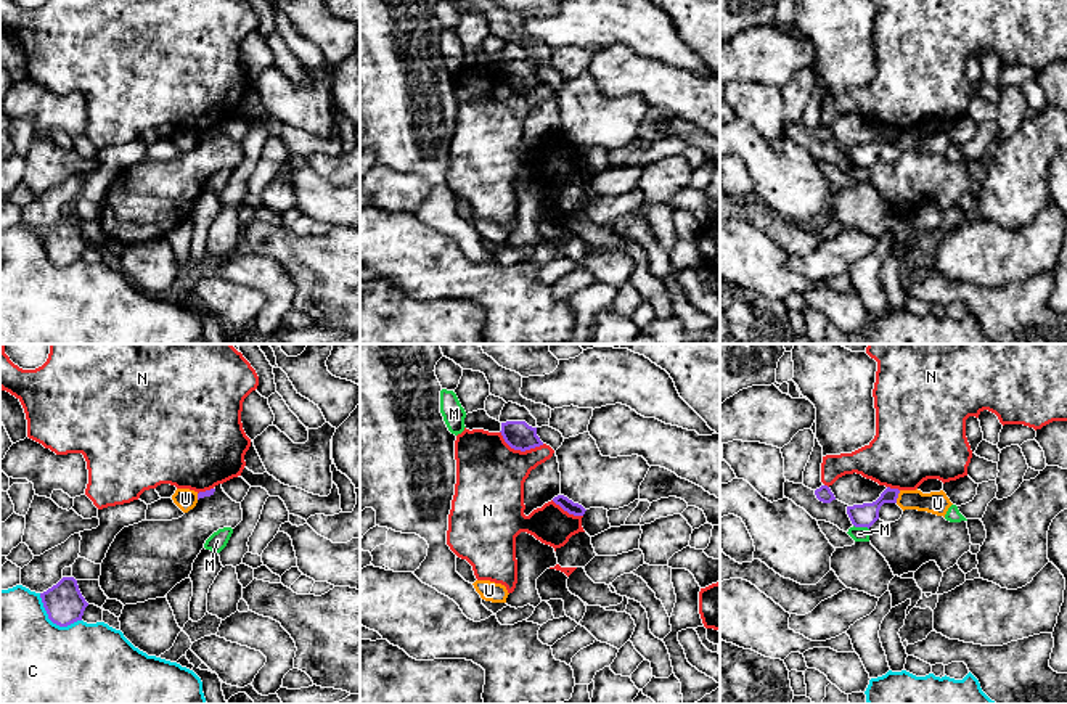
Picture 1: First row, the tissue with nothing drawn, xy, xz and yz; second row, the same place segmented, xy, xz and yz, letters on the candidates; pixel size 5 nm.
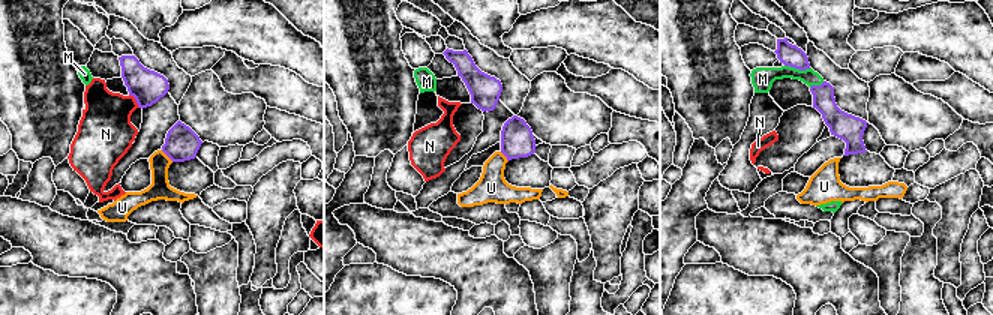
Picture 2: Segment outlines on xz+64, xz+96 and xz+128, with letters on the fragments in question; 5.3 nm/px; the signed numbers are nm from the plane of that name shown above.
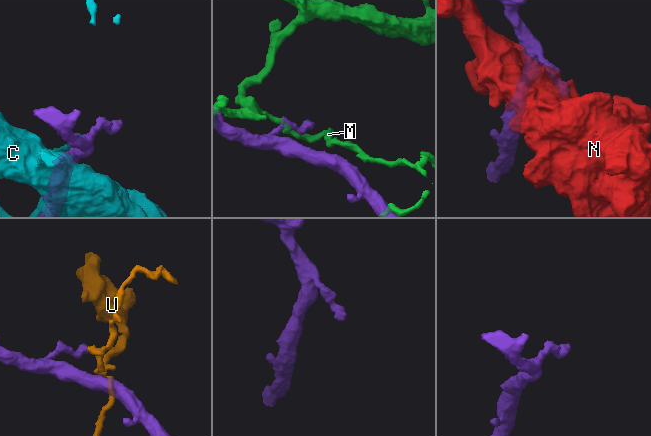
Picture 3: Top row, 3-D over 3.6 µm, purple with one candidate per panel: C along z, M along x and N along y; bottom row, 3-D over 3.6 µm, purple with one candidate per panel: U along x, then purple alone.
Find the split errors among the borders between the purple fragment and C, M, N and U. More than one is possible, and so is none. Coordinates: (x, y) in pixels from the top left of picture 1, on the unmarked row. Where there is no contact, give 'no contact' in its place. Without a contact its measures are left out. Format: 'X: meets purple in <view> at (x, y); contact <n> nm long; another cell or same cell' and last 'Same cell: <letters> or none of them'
C: meets purple in xy at (53, 262); contact 260 nm long; another cell
M: meets purple in yz at (862, 166); contact 80 nm long; another cell
N: meets purple in xz at (519, 89); contact 240 nm long; another cell
U: meets purple in yz at (897, 137); contact 70 nm long; another cell
Same cell: none of them

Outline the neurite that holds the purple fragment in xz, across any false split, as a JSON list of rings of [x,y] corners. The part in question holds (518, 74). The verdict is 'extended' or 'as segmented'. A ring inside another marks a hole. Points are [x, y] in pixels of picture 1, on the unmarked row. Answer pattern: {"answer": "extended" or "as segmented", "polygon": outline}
{"answer": "as segmented", "polygon": [[[525,61],[501,63],[501,76],[505,82],[514,90],[530,90],[543,85],[537,76],[537,68],[529,66]]]}

